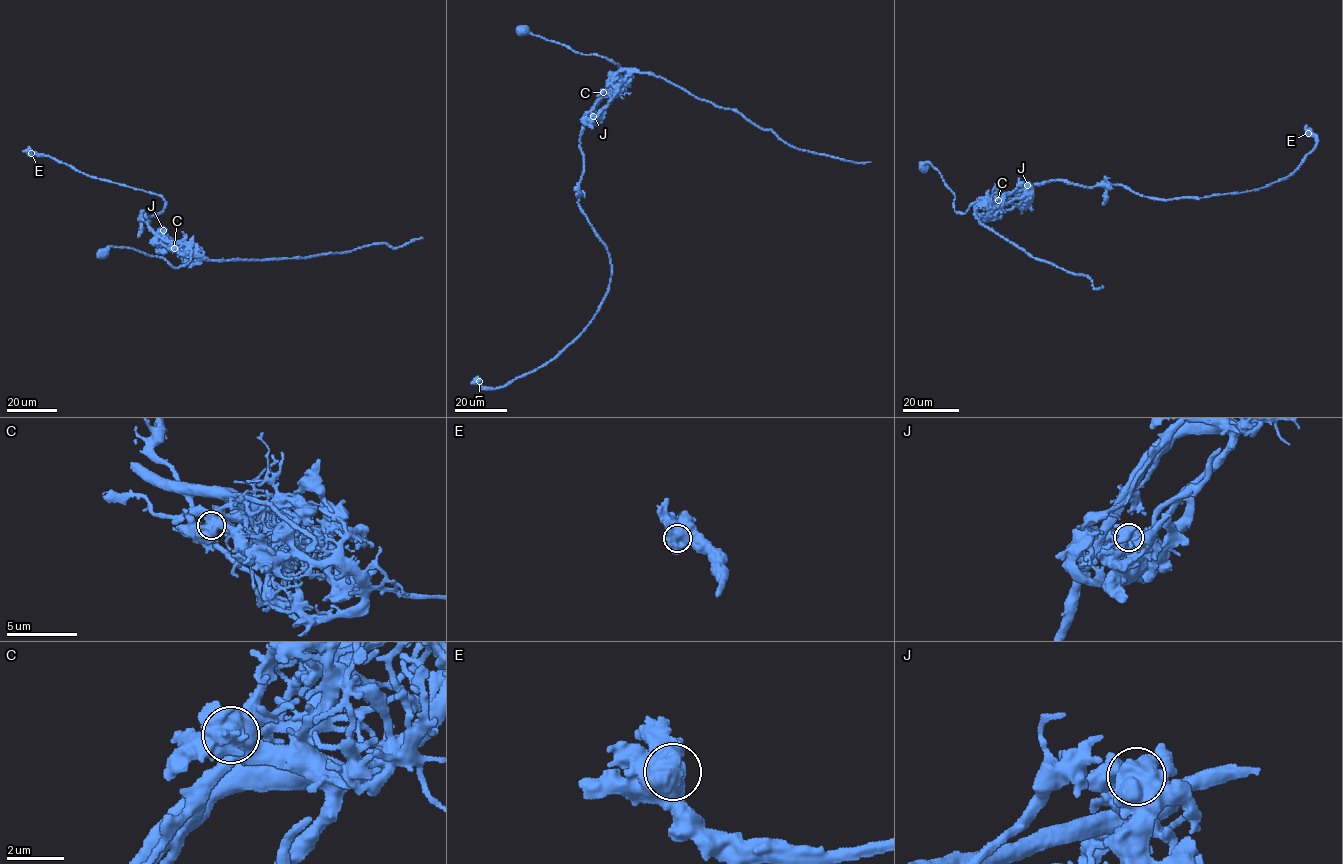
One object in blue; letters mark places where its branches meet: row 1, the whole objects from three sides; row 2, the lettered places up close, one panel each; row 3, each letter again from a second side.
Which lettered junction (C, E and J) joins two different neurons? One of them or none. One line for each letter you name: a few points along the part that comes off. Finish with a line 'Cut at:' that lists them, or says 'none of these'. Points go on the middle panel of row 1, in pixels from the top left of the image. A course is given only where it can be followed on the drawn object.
C: foreign part runs (603, 92), (609, 92), (622, 69), (652, 73), (700, 99), (736, 109), (794, 147), (857, 163), (871, 162)
Cut at: C

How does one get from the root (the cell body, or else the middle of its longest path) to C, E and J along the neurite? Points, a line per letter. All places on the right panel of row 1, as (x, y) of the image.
C: (922, 168), (927, 162), (938, 171), (955, 195), (957, 213), (964, 214), (978, 201), (984, 207), (998, 200)
E: (922, 168), (937, 170), (962, 214), (1047, 181), (1207, 197), (1286, 178), (1315, 146), (1308, 133)
J: (922, 168), (927, 162), (937, 170), (955, 195), (955, 211), (962, 214), (974, 202), (1021, 191), (1027, 185)

